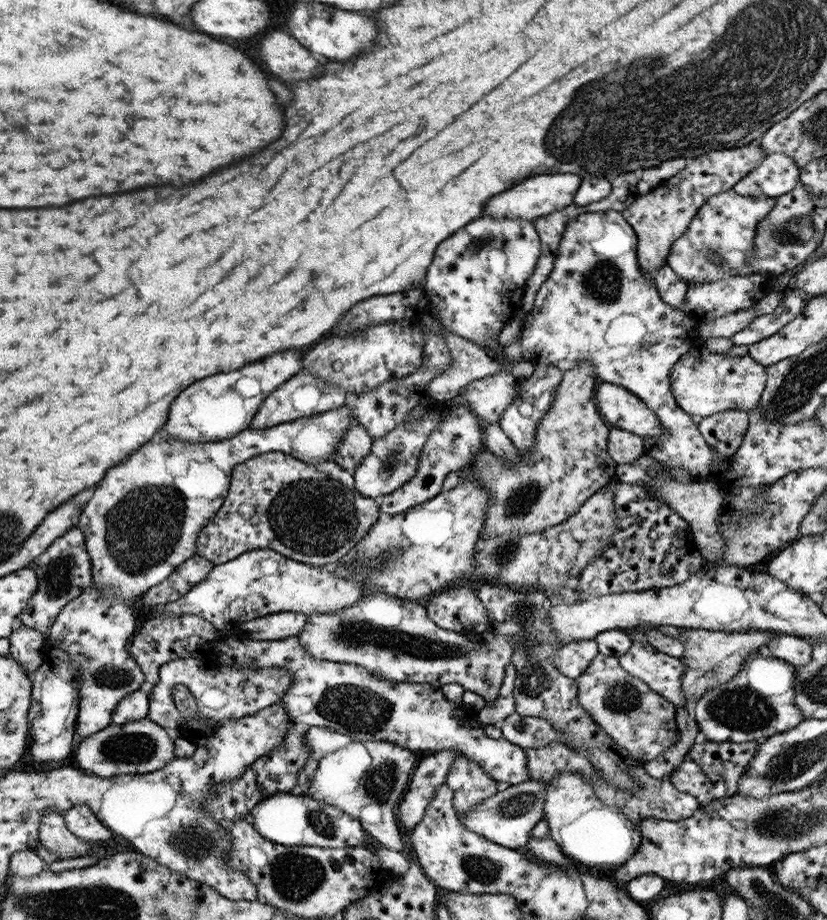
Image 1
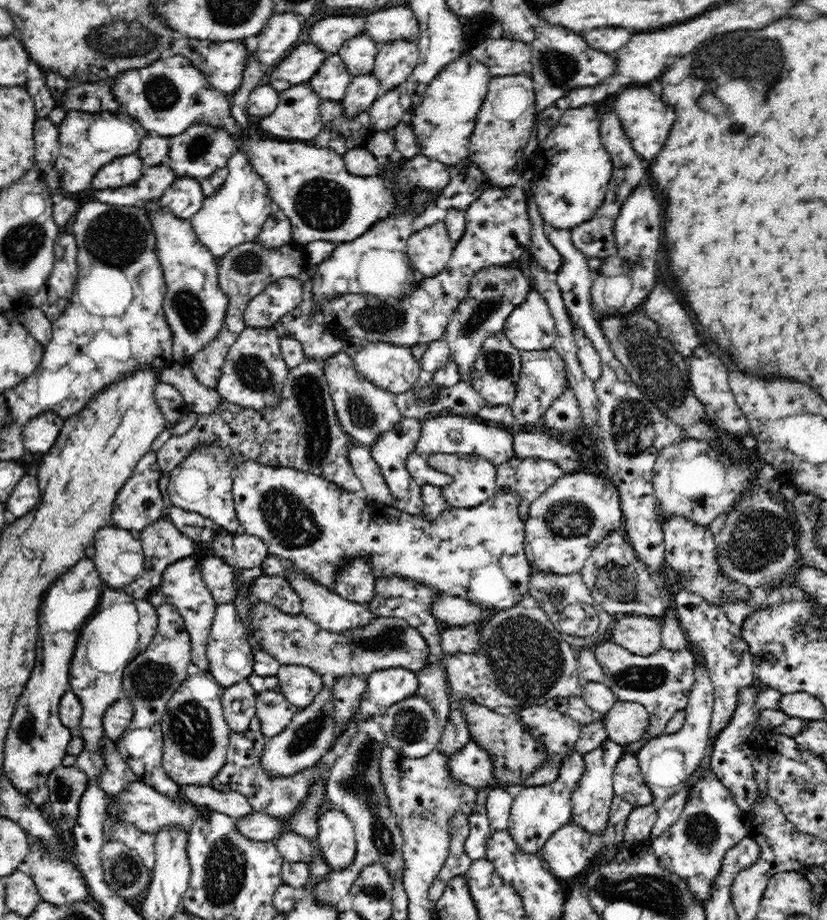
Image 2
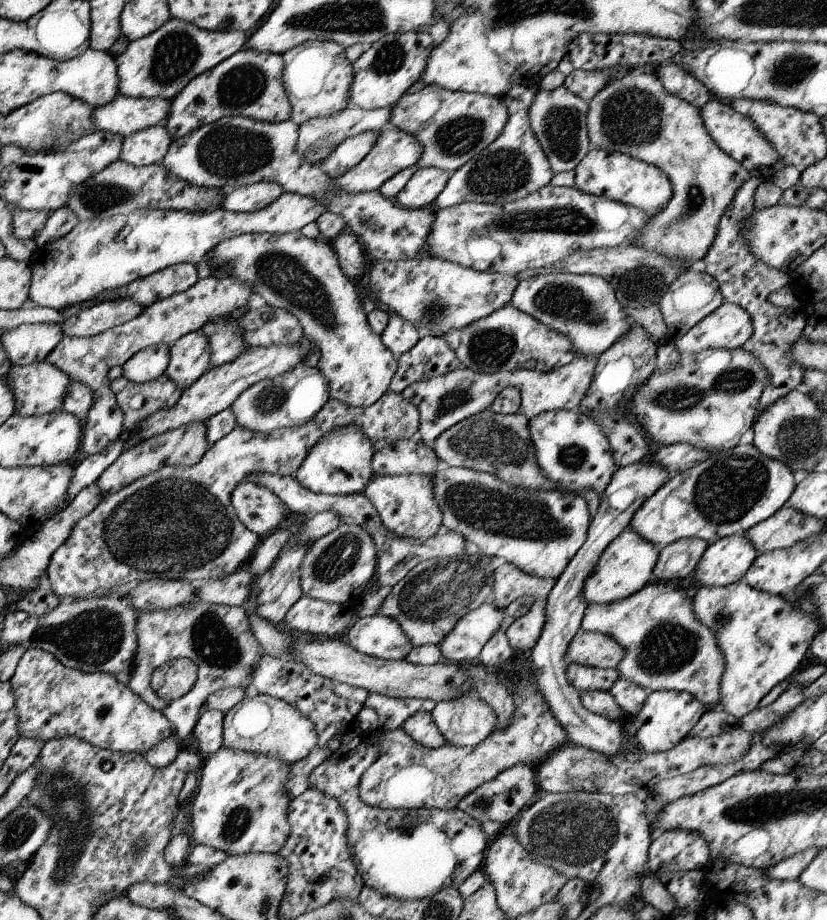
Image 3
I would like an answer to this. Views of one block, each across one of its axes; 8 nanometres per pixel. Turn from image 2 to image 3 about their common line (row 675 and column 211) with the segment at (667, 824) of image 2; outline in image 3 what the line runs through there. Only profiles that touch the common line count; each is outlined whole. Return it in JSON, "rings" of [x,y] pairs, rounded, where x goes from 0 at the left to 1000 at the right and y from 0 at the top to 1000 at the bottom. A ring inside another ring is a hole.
{"rings":[[[248,770],[235,790],[233,799],[239,807],[239,817],[248,823],[266,815],[272,796],[272,775]]]}

